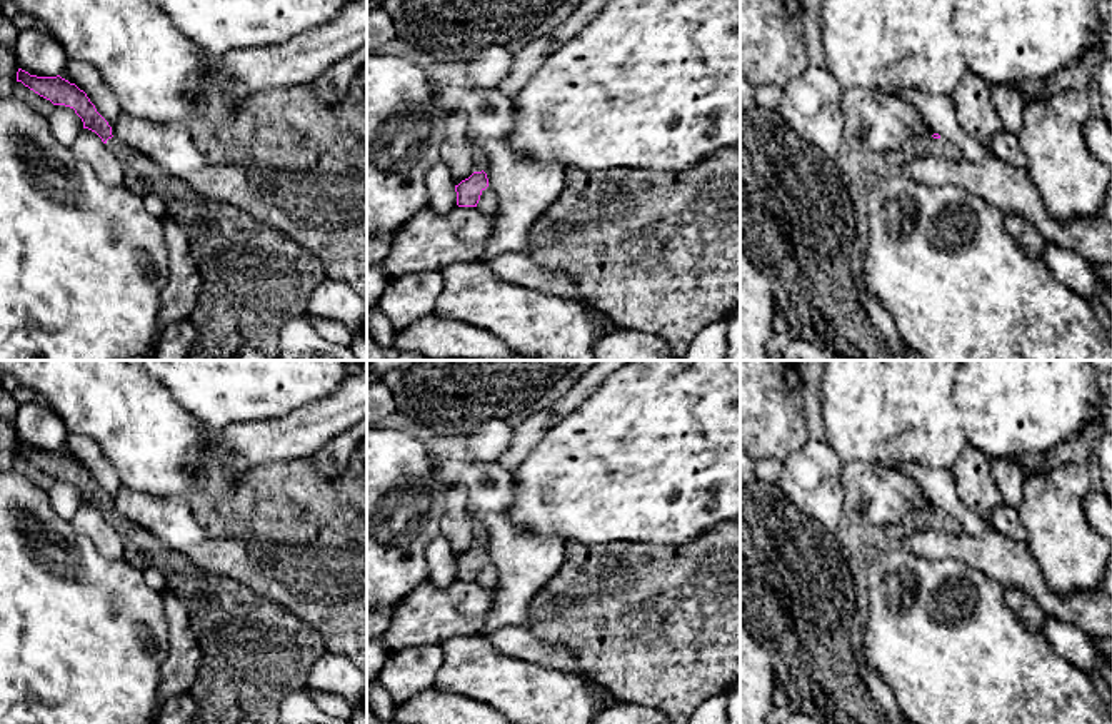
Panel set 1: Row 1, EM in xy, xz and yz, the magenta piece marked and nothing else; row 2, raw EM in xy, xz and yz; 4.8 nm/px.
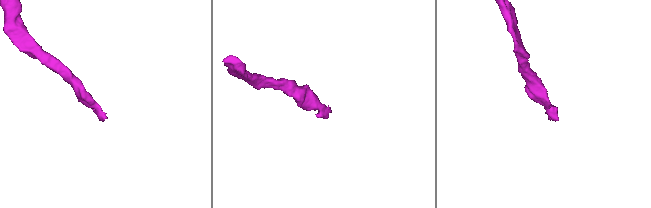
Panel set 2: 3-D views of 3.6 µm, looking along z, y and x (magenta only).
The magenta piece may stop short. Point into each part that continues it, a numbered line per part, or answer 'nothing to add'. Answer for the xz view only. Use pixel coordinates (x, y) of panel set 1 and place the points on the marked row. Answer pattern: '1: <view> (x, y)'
nothing to add

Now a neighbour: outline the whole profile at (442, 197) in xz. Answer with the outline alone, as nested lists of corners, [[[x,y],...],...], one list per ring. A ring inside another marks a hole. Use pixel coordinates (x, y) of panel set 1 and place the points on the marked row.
[[[440,160],[427,173],[428,207],[445,215],[457,207],[457,192],[448,165]]]

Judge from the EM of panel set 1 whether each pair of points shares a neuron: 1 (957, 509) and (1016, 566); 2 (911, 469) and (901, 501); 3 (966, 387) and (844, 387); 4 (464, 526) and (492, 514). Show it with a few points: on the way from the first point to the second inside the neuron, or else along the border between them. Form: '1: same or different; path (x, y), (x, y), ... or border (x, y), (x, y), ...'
1: different; border (989, 527), (979, 534), (962, 532)
2: different; border (901, 472), (916, 482), (934, 506)
3: different; border (952, 377), (952, 404), (962, 426)
4: different; border (452, 487), (465, 496), (465, 507), (474, 521)

